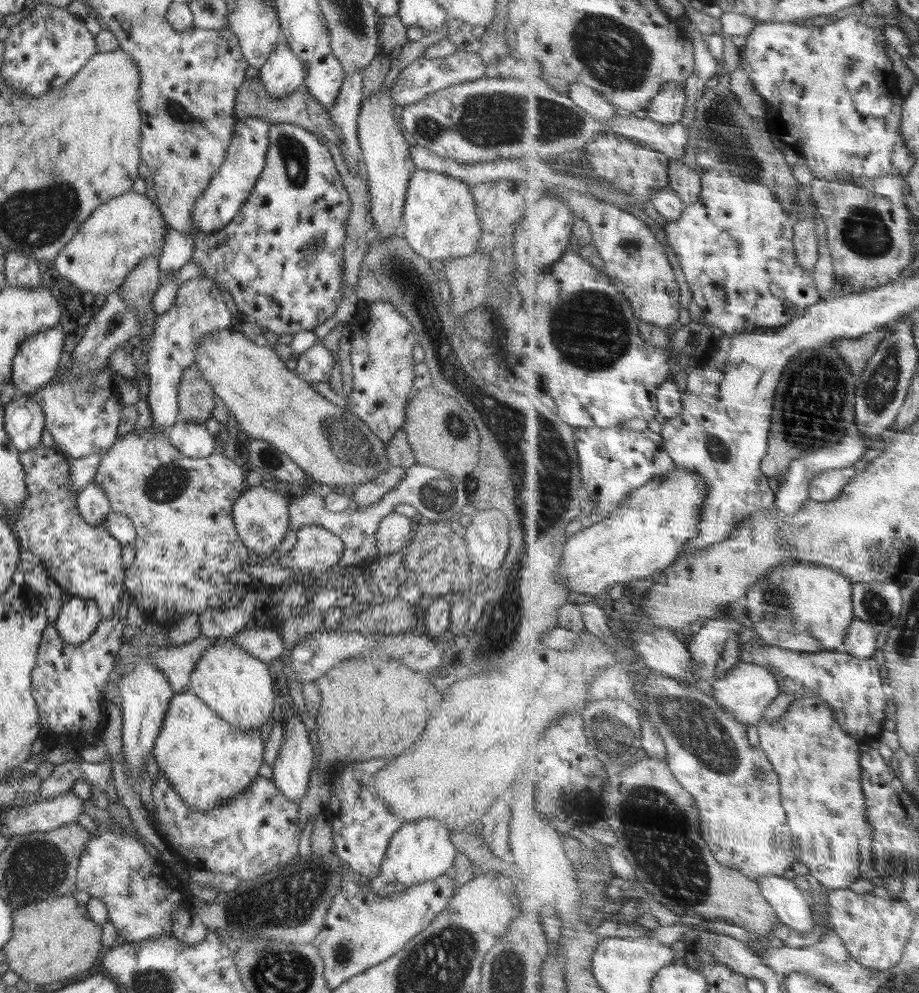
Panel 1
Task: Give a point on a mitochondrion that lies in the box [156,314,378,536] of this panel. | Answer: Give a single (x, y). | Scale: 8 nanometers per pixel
(270, 459)

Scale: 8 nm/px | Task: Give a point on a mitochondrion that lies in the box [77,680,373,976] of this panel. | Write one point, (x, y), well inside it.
(287, 903)

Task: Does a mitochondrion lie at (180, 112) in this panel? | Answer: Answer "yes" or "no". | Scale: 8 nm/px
yes

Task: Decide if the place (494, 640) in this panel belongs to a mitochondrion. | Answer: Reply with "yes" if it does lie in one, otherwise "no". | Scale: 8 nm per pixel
yes

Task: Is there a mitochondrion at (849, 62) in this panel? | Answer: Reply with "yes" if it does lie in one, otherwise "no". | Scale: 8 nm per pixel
yes

